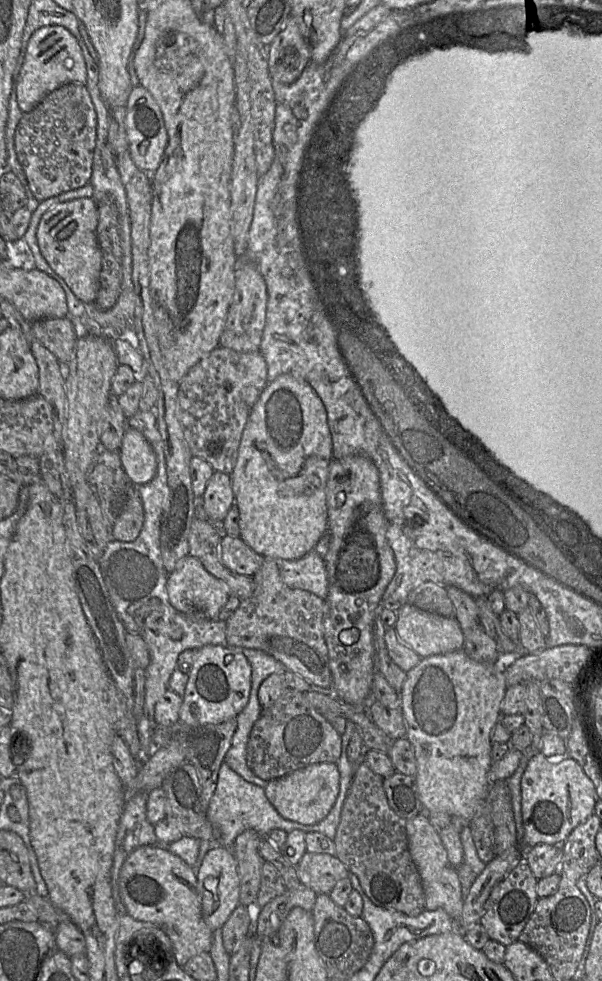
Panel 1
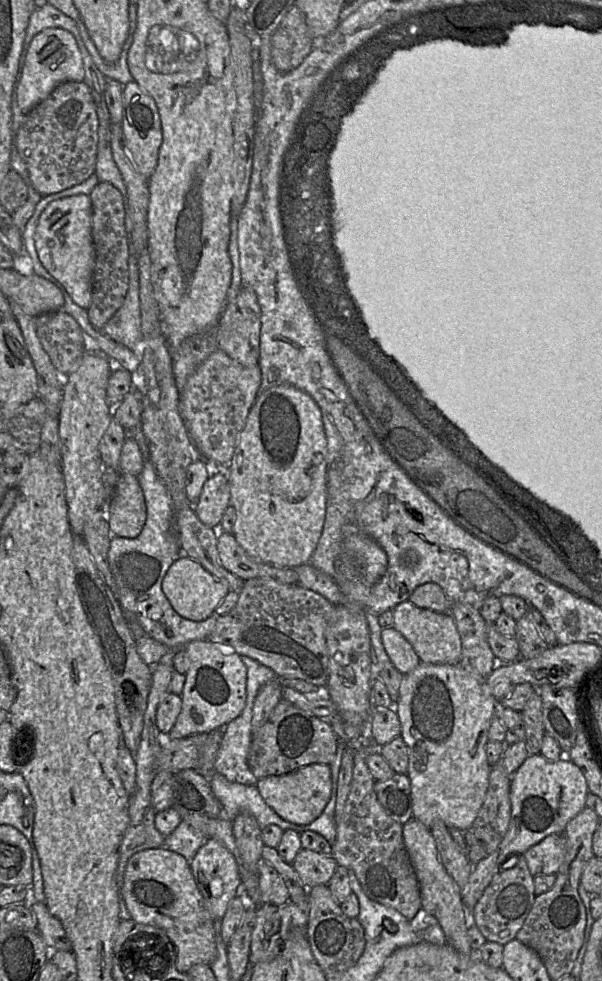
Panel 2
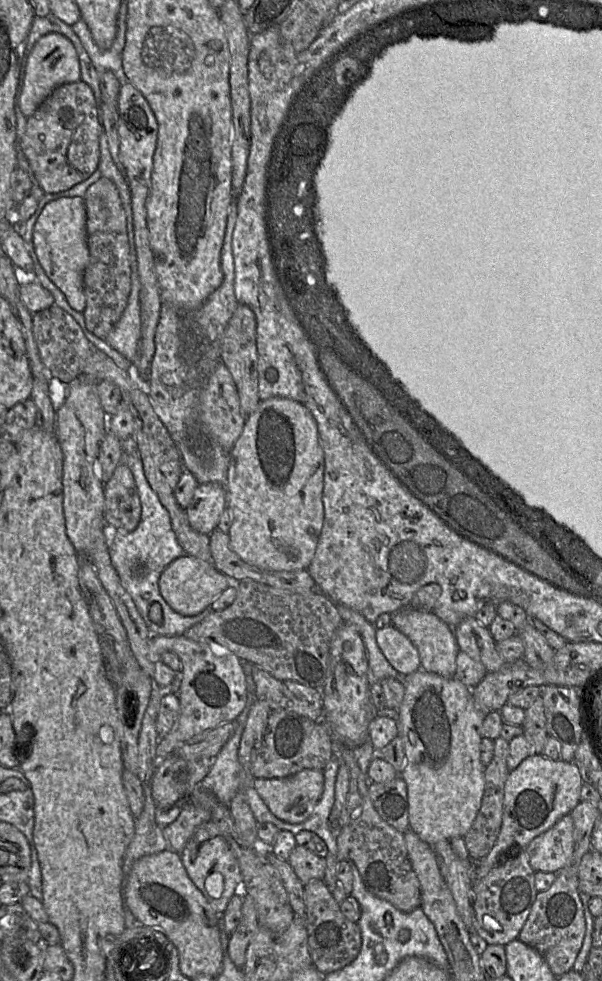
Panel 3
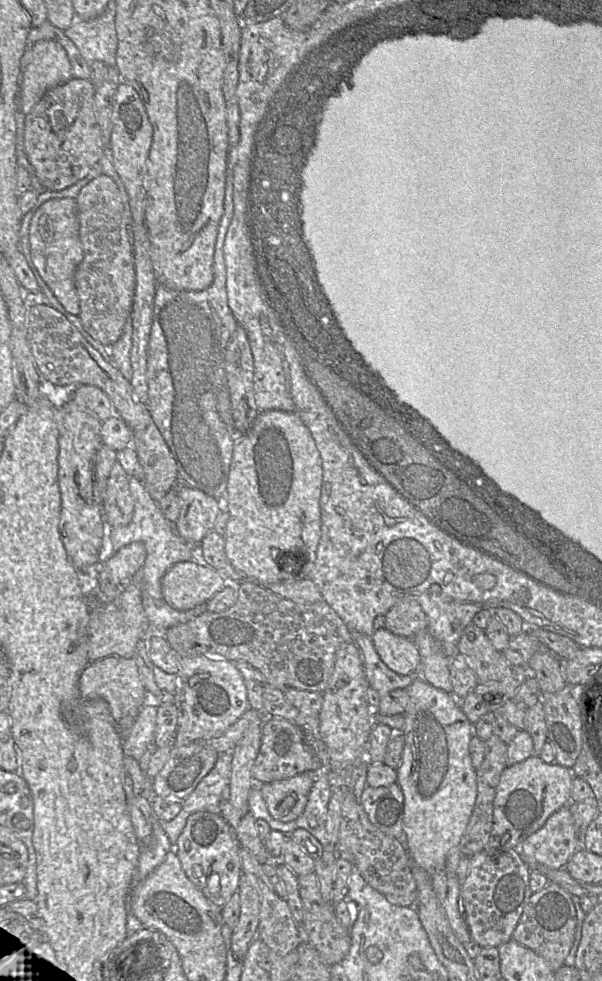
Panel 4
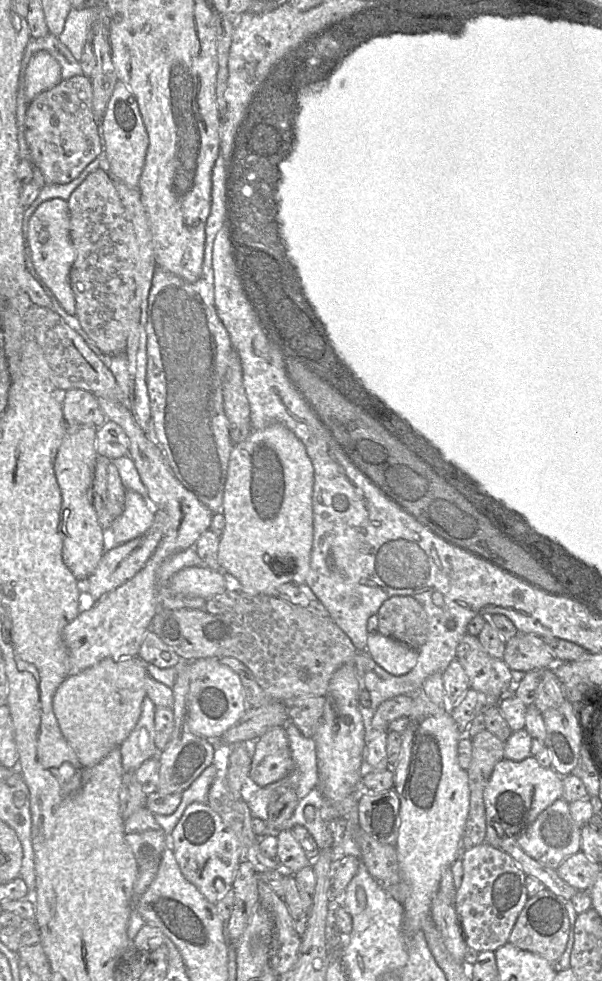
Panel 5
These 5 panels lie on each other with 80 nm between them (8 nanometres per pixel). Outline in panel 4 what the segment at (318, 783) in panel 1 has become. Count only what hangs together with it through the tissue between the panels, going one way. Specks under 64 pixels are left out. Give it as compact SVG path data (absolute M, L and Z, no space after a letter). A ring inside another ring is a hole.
M314 772L260 785L270 815L281 822L296 820L304 811L315 783Z

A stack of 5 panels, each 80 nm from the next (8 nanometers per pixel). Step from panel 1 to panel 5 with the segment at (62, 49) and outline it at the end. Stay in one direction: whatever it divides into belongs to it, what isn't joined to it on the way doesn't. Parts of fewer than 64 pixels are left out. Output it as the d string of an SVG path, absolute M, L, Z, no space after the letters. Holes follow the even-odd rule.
M46 51L33 55L25 72L25 98L27 105L39 94L56 86L62 80L58 61Z

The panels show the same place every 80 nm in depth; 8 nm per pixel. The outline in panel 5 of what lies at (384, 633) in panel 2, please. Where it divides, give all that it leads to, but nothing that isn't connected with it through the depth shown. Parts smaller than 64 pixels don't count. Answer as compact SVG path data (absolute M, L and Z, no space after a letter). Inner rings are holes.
M380 632L369 634L367 651L377 664L395 676L410 672L419 657L417 649Z

